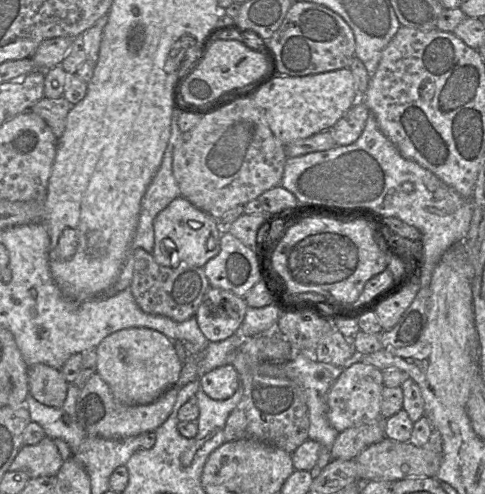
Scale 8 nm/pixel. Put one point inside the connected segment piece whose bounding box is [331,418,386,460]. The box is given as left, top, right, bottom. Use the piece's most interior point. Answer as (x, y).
(349, 443)

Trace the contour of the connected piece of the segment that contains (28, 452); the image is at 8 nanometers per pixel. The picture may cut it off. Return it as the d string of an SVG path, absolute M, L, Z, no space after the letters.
M46 436L36 445L23 445L8 471L23 471L30 478L56 476L63 462L55 442Z

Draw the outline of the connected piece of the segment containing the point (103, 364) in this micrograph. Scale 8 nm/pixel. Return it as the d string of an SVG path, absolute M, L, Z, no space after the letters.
M129 328L115 332L95 348L97 374L122 404L150 404L168 388L175 386L180 377L183 363L179 360L173 342L161 332L149 328Z

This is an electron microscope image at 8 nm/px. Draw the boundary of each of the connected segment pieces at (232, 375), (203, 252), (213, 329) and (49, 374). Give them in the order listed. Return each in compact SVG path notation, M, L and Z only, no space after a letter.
M227 364L200 376L199 382L200 389L211 399L224 401L239 388L240 376L232 364Z
M183 196L175 198L154 219L154 260L163 267L176 268L179 265L203 268L219 254L223 228L219 221L195 207Z
M210 287L197 310L196 320L210 342L219 342L238 332L246 311L243 297Z
M45 364L28 368L28 389L39 403L50 407L61 407L65 401L69 383L60 370Z

